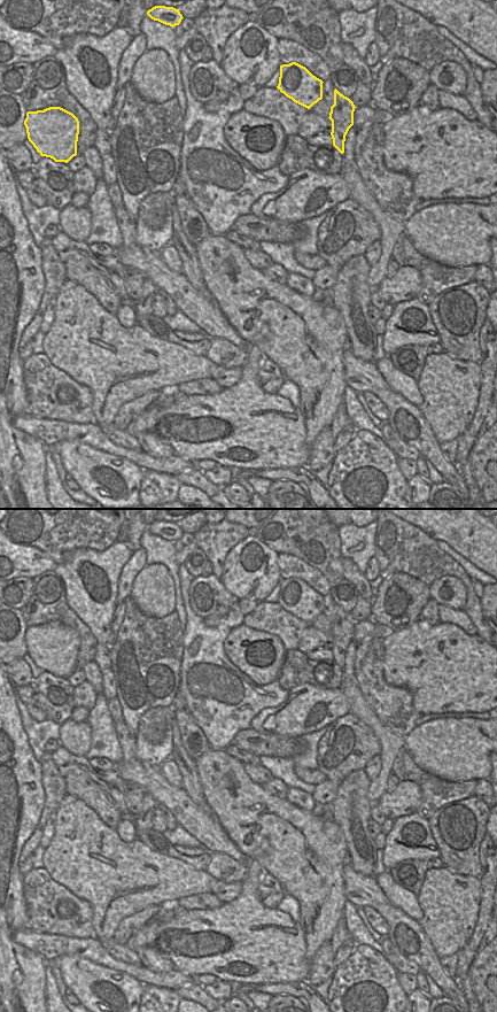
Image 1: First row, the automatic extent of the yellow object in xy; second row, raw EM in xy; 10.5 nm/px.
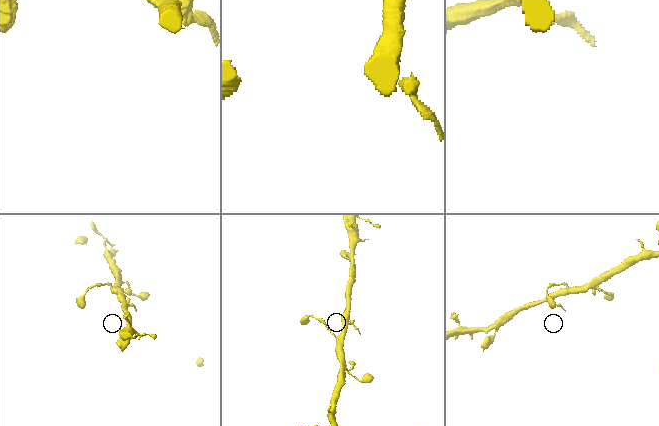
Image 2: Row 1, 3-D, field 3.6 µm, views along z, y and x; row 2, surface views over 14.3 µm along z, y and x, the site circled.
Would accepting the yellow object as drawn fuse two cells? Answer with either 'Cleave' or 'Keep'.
Cleave.

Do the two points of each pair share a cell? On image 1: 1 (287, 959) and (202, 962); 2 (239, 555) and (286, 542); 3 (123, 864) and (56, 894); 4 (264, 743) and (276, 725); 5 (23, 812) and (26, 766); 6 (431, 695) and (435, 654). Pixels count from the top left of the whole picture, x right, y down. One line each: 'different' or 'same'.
1: same
2: different
3: different
4: different
5: same
6: same

